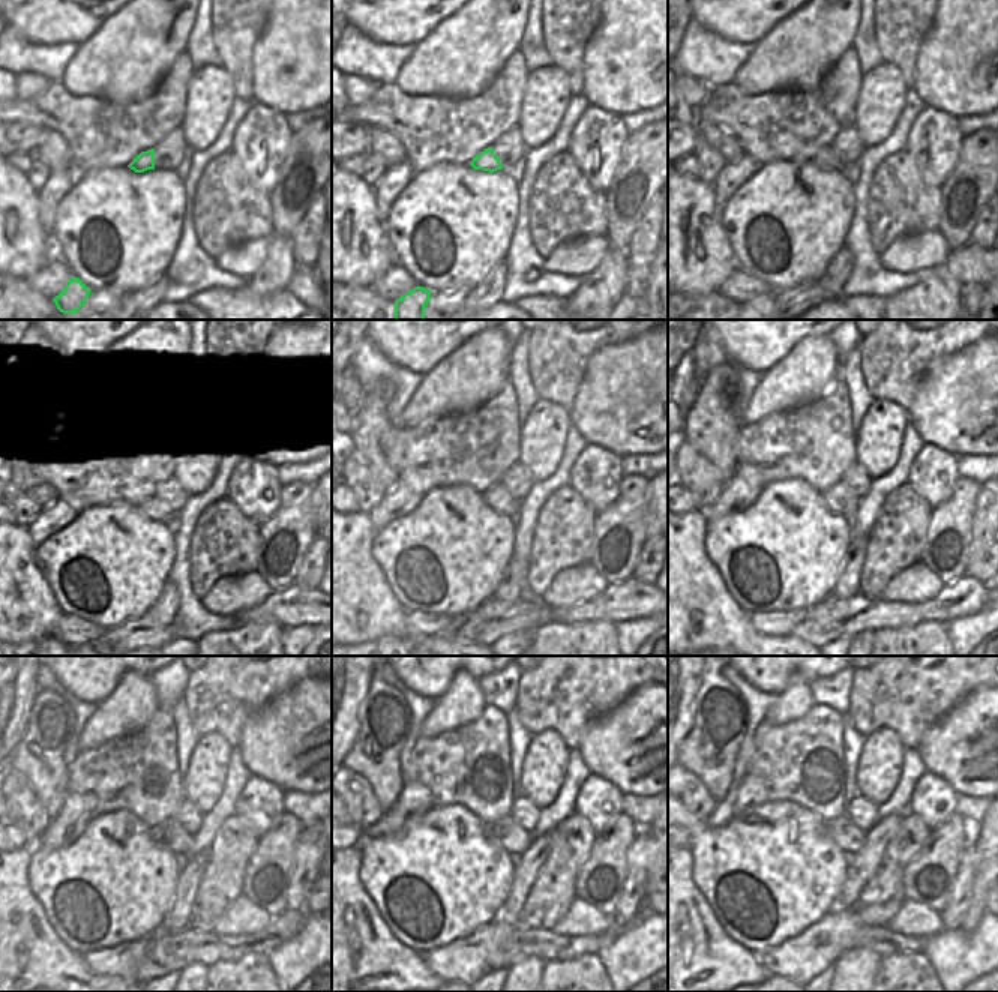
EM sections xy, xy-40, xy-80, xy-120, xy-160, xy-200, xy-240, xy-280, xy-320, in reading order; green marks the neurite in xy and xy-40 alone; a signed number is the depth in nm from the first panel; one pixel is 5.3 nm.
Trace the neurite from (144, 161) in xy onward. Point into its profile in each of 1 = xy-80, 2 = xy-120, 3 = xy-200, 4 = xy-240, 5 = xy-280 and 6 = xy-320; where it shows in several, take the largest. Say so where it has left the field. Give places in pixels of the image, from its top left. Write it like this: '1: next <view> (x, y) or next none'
1: next xy-80 (826, 159)
2: next xy-120 (156, 508)
3: next xy-200 (839, 499)
4: next xy-240 (170, 835)
5: next xy-280 (512, 838)
6: next xy-320 (848, 836)

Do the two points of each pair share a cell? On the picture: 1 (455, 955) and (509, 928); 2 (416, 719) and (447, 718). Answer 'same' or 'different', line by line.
1: same
2: different

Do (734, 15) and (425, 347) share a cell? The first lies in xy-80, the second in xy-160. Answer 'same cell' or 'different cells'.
same cell

